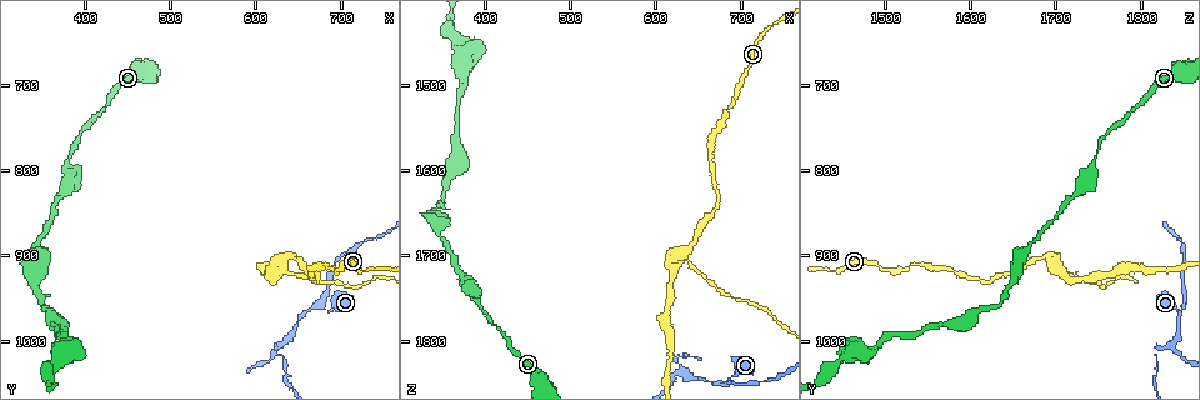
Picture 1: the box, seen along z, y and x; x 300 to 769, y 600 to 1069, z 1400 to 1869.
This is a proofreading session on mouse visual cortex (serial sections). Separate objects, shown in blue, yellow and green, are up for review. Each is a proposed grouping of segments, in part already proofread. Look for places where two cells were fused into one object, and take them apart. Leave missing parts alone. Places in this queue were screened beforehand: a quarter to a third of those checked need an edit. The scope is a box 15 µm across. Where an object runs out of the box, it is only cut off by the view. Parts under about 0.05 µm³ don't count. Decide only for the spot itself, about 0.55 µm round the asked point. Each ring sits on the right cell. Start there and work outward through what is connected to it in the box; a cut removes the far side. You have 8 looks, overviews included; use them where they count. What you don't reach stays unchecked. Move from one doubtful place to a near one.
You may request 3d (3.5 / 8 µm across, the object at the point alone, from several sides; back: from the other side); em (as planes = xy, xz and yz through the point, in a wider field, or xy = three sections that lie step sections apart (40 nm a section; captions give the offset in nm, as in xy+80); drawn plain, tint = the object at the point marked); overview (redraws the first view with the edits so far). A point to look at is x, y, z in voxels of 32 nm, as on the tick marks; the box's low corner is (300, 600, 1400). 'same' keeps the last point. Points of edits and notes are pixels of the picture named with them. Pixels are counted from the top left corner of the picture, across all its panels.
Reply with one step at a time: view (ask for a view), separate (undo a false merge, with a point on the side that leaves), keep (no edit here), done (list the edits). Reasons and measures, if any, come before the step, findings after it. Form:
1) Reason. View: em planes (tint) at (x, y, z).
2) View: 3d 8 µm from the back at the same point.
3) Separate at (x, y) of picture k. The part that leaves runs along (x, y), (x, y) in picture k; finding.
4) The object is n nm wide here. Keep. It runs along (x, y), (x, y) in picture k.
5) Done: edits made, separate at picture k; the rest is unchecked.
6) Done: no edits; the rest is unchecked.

Arms part here. View: 3d 8 µm from the back at (675, 960, 1845).

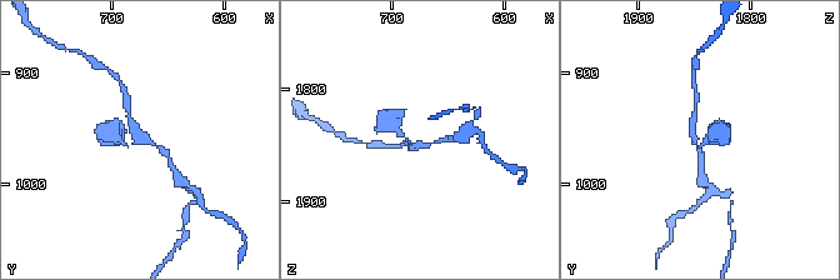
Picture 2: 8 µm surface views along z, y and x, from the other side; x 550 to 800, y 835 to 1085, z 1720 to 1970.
Zoom in. View: 3d 3.5 µm at (678, 962, 1850).

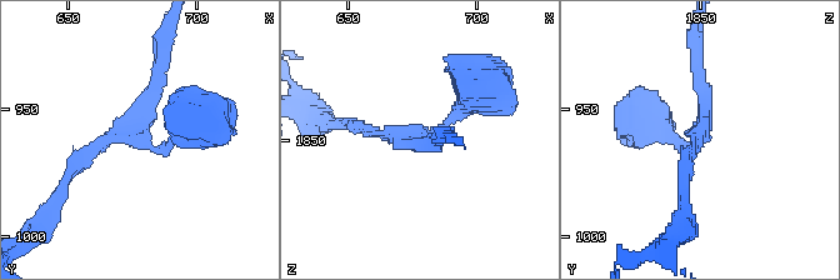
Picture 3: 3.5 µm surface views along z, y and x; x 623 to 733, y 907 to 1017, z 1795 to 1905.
View: em xy step 3 (tint) at (677, 961, 1850).

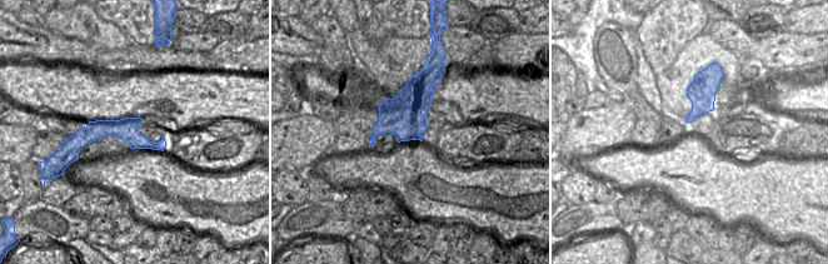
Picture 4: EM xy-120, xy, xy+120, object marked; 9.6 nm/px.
The arms are 150, 150, 350 nm wide. Keep. It runs along (195, 121), (164, 148), (110, 136), (69, 175) in picture 3; continuous, no second cell.

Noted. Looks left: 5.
Arms part here. View: 3d 8 µm at (635, 1000, 1835).

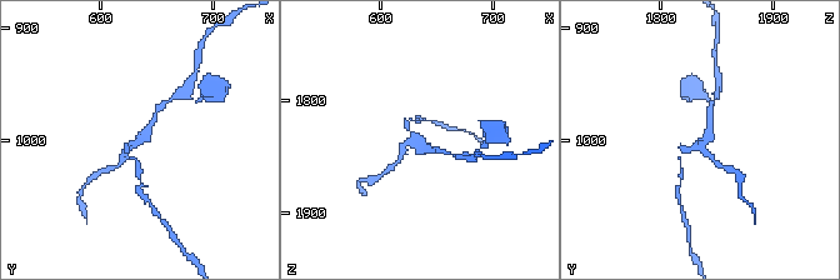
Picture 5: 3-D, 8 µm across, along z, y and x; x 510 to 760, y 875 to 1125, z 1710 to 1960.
3 arms meet here; the arms are 100, 150, 200 nm wide. View: em planes (tint) at (634, 1004, 1836).

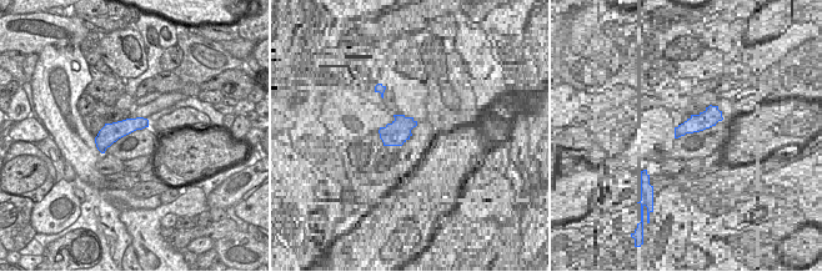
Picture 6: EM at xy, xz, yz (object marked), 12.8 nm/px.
Separate at (138, 171) of picture 5. The part that leaves runs along (130, 156), (140, 169), (138, 190), (146, 200) in picture 5; a second cell is stuck on.

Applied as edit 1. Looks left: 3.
Done: edits made, separate at picture 5; the rest is unchecked.

